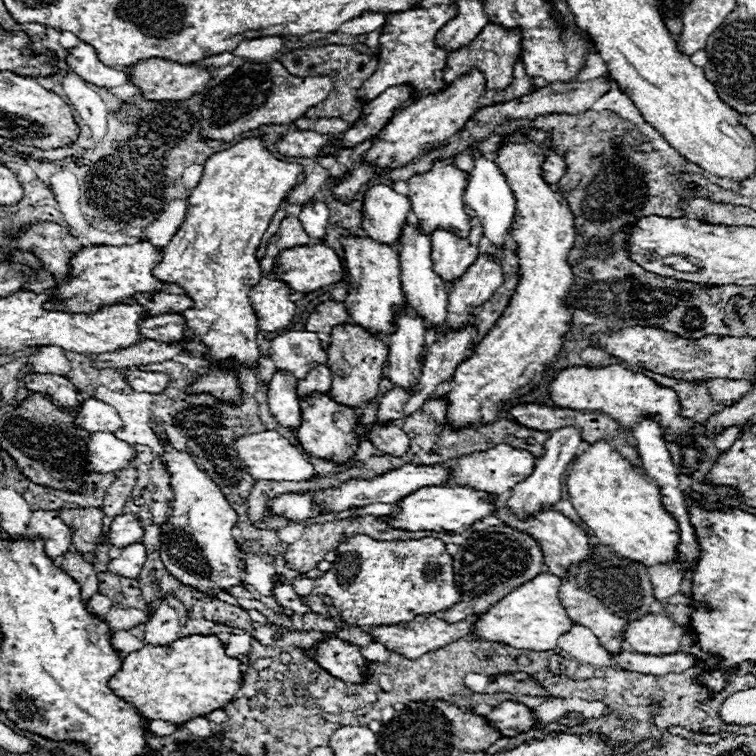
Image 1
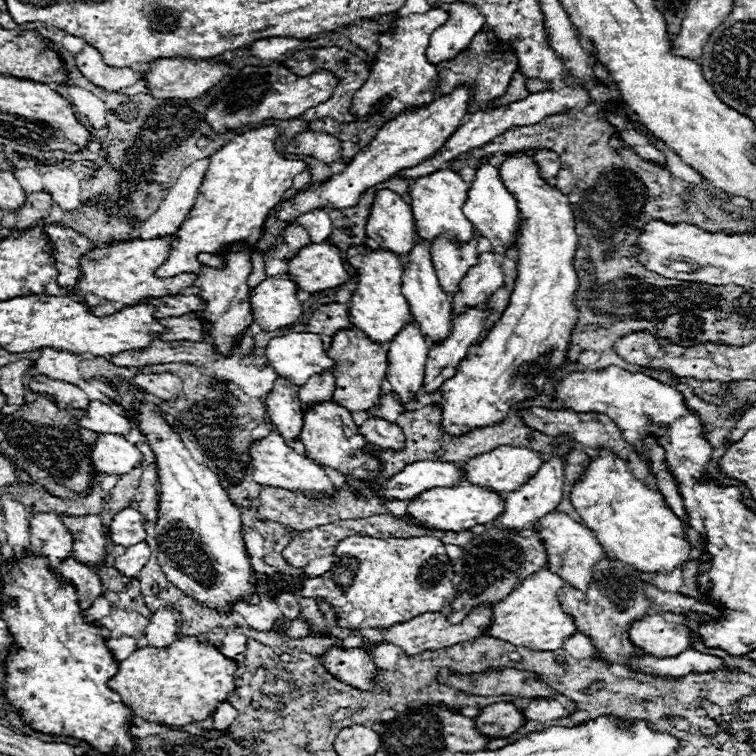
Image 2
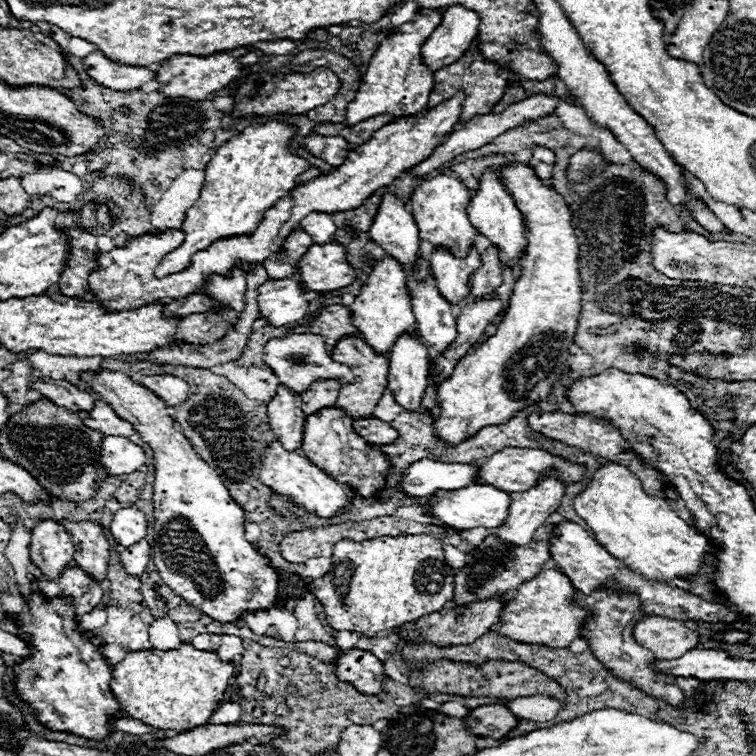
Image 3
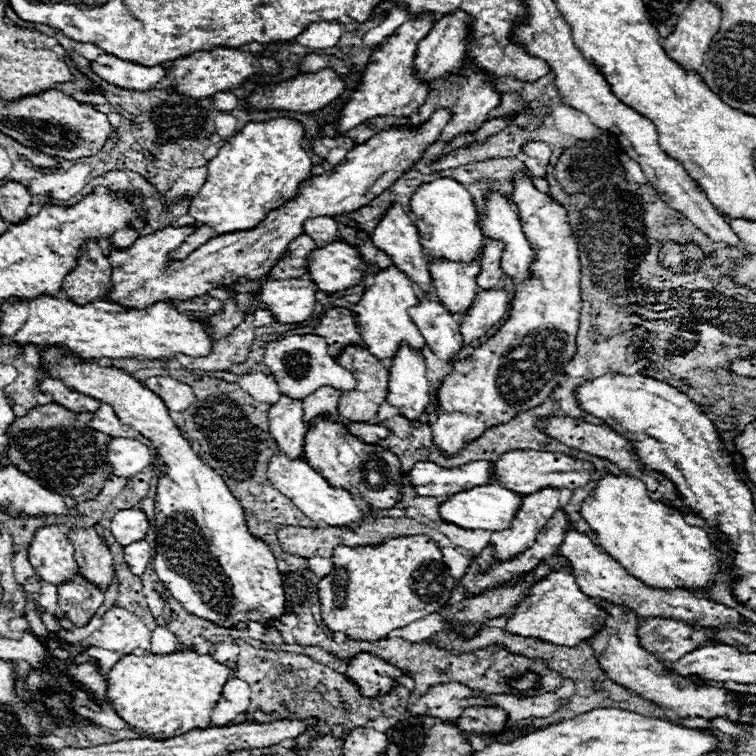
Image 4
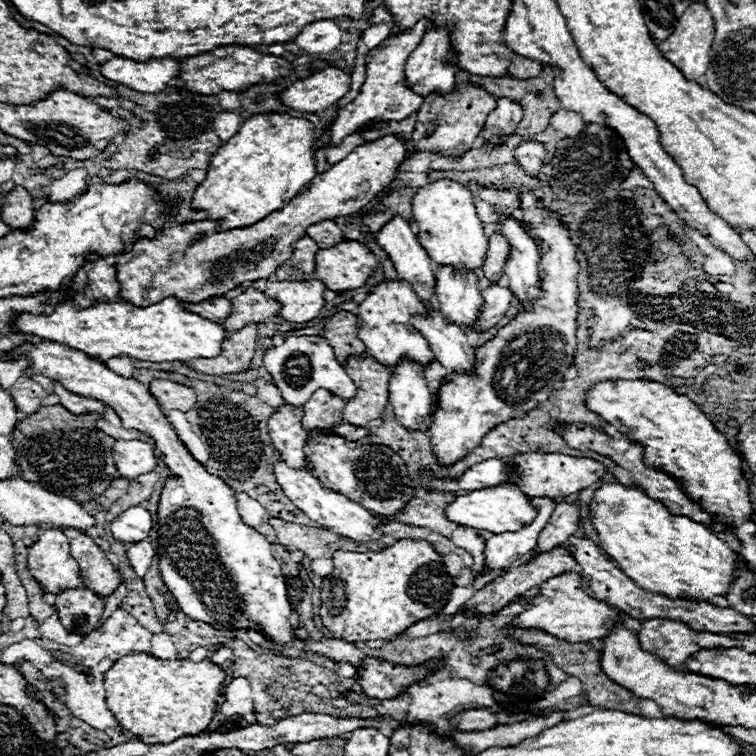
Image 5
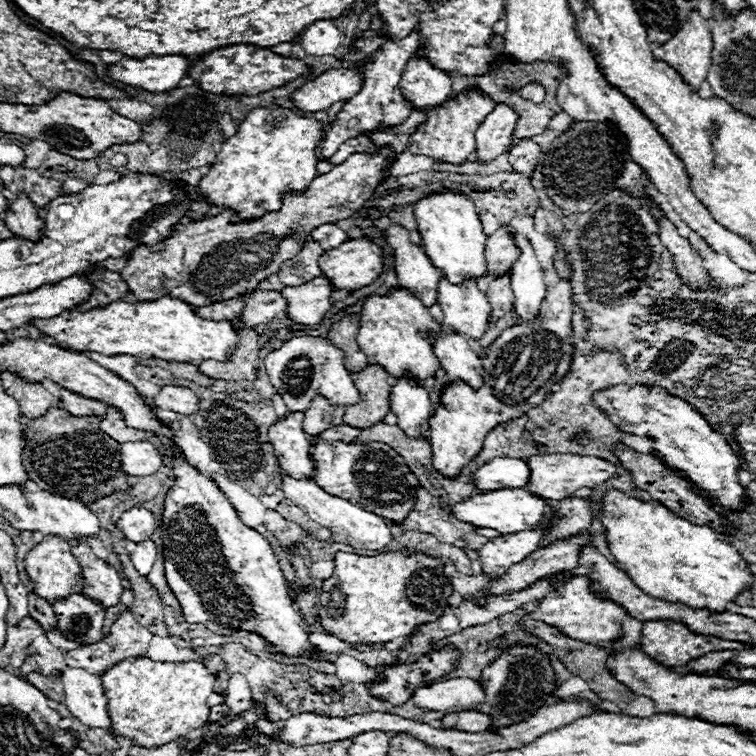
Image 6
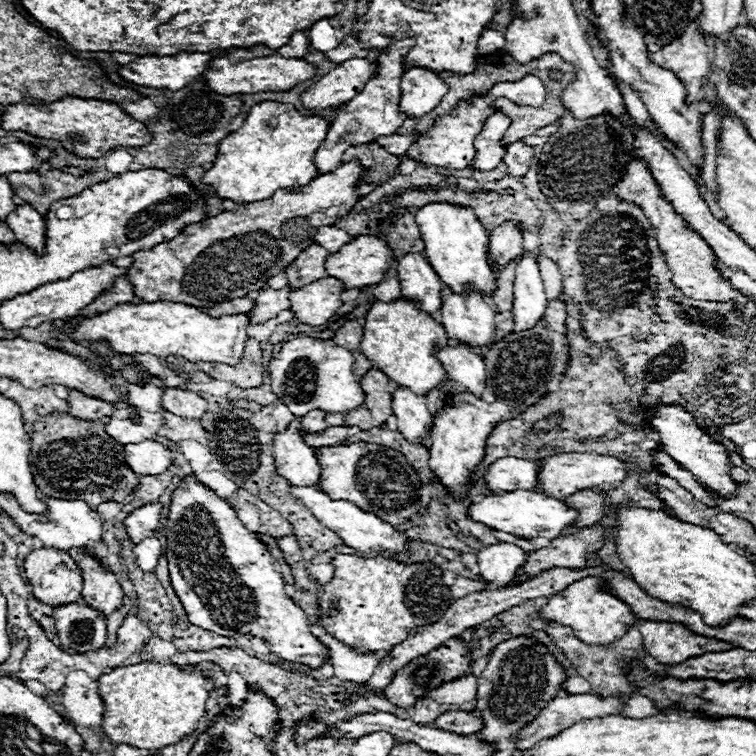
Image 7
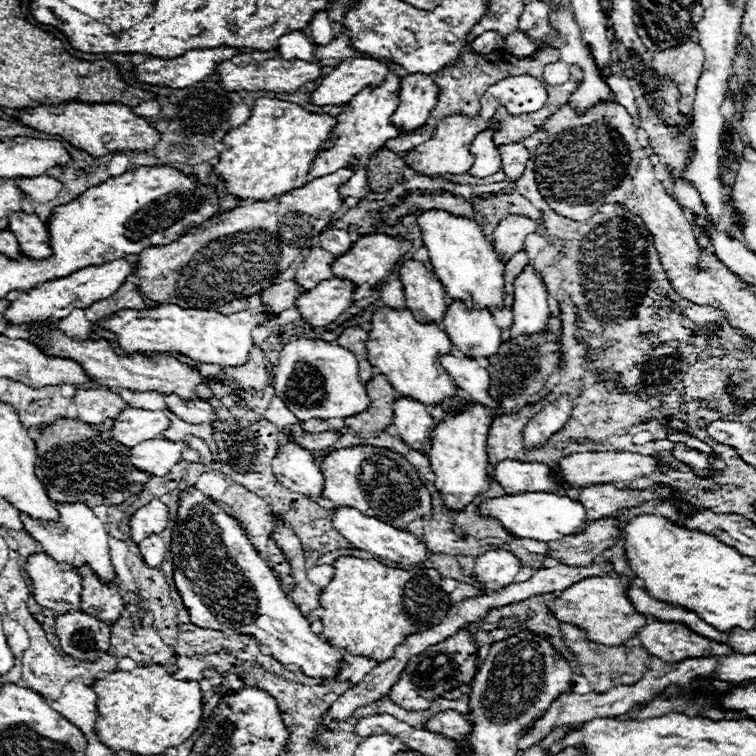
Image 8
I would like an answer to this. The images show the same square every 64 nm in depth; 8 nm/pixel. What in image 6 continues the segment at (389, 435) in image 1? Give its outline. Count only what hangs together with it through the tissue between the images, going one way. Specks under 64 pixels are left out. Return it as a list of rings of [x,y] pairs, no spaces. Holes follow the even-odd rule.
[[[342,424],[342,426],[334,426],[334,428],[330,428],[330,430],[320,432],[318,436],[314,436],[314,440],[326,440],[326,442],[342,440],[342,442],[352,442],[360,432],[362,432],[362,430],[356,430],[356,428],[352,428],[352,426]]]

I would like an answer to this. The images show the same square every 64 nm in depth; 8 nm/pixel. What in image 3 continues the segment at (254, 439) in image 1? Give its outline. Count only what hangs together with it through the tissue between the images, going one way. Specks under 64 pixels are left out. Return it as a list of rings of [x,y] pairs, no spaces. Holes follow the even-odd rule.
[[[272,442],[268,452],[262,456],[262,468],[260,468],[260,482],[270,486],[272,490],[294,498],[296,504],[306,508],[308,512],[314,512],[320,518],[332,518],[340,510],[348,510],[350,492],[346,492],[338,482],[328,478],[318,466],[314,466],[308,458],[300,454],[288,454],[280,442]]]

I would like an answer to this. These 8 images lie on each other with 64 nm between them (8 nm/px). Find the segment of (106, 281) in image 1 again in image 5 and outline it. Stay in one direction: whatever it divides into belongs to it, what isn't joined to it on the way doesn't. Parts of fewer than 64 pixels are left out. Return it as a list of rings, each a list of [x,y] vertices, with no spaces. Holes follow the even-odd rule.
[[[394,136],[358,146],[328,172],[316,174],[282,210],[268,214],[268,218],[252,226],[222,232],[216,220],[170,224],[154,240],[140,240],[118,256],[116,278],[122,286],[120,298],[136,306],[156,304],[168,296],[180,302],[204,302],[204,298],[218,298],[244,282],[270,278],[280,262],[292,256],[294,242],[306,236],[308,226],[324,218],[350,216],[374,200],[378,192],[396,178],[404,154],[404,144]],[[198,234],[200,238],[194,240]]]

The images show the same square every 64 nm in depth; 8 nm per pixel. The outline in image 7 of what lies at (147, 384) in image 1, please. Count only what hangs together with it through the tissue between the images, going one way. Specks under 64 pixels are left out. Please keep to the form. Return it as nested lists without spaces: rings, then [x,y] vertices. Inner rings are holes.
[[[166,388],[162,396],[162,406],[164,410],[188,420],[200,420],[206,412],[206,400],[202,396],[180,388]]]

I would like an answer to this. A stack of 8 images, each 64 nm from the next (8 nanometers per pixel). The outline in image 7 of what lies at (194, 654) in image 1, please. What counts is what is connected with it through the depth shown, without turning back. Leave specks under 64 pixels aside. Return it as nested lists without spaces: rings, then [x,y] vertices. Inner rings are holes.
[[[140,662],[130,668],[114,668],[108,674],[98,678],[100,682],[100,696],[104,698],[104,736],[114,744],[128,744],[140,750],[156,750],[162,746],[178,744],[184,736],[192,734],[198,728],[198,722],[206,714],[206,700],[208,690],[202,686],[204,676],[200,670],[186,672],[180,670],[176,664],[160,664],[160,662]]]

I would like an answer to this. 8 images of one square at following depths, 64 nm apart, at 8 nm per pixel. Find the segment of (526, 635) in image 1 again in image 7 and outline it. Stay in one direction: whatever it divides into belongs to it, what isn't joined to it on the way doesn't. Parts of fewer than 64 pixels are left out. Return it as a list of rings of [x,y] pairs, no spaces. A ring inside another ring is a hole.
[[[594,576],[582,578],[574,584],[570,584],[568,588],[564,588],[562,592],[550,596],[550,600],[542,608],[540,616],[546,620],[552,620],[552,622],[570,626],[574,630],[574,634],[578,634],[578,638],[586,644],[604,644],[604,646],[620,640],[628,632],[628,628],[634,622],[638,622],[638,618],[634,616],[630,606],[626,602],[622,602],[618,596],[614,596],[612,592],[608,592],[604,588],[602,578],[594,578]]]

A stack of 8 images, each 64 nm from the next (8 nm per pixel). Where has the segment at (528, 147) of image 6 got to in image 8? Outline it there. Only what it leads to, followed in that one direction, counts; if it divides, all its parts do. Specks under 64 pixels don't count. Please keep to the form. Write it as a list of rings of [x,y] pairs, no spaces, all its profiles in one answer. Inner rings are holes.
[[[520,142],[502,144],[498,148],[498,152],[500,152],[500,158],[502,158],[502,172],[506,174],[506,178],[518,180],[524,174],[524,168],[530,160],[530,152]]]

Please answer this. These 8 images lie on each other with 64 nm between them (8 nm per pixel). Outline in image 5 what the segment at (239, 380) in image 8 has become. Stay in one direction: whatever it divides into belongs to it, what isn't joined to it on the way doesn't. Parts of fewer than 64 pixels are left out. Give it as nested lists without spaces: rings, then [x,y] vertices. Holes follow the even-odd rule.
[[[244,326],[234,332],[222,346],[222,354],[218,358],[198,358],[186,362],[188,368],[208,374],[208,376],[226,376],[234,372],[244,372],[250,368],[256,350],[256,326]]]

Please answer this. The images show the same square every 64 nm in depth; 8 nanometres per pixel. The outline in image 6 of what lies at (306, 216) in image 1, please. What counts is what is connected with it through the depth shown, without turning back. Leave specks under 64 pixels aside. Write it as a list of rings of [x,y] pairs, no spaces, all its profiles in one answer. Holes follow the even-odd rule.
[[[322,224],[312,230],[312,240],[318,242],[324,250],[334,250],[336,246],[348,240],[348,234],[336,224]]]

